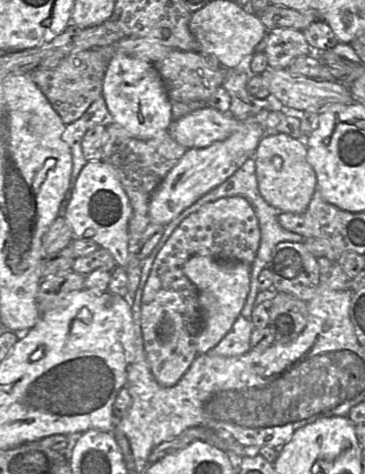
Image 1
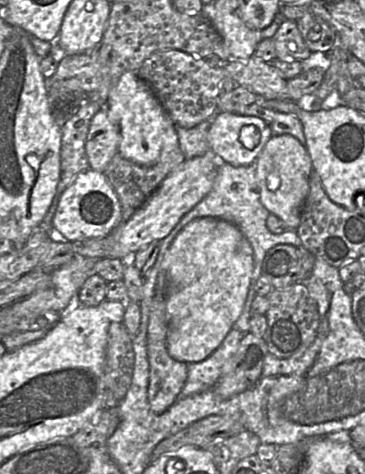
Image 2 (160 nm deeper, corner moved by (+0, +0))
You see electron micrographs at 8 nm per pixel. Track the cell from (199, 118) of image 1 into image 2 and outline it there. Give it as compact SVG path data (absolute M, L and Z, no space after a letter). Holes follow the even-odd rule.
M217 112L211 119L208 130L210 149L219 161L225 161L235 167L254 164L272 136L270 126L263 119L230 112Z

